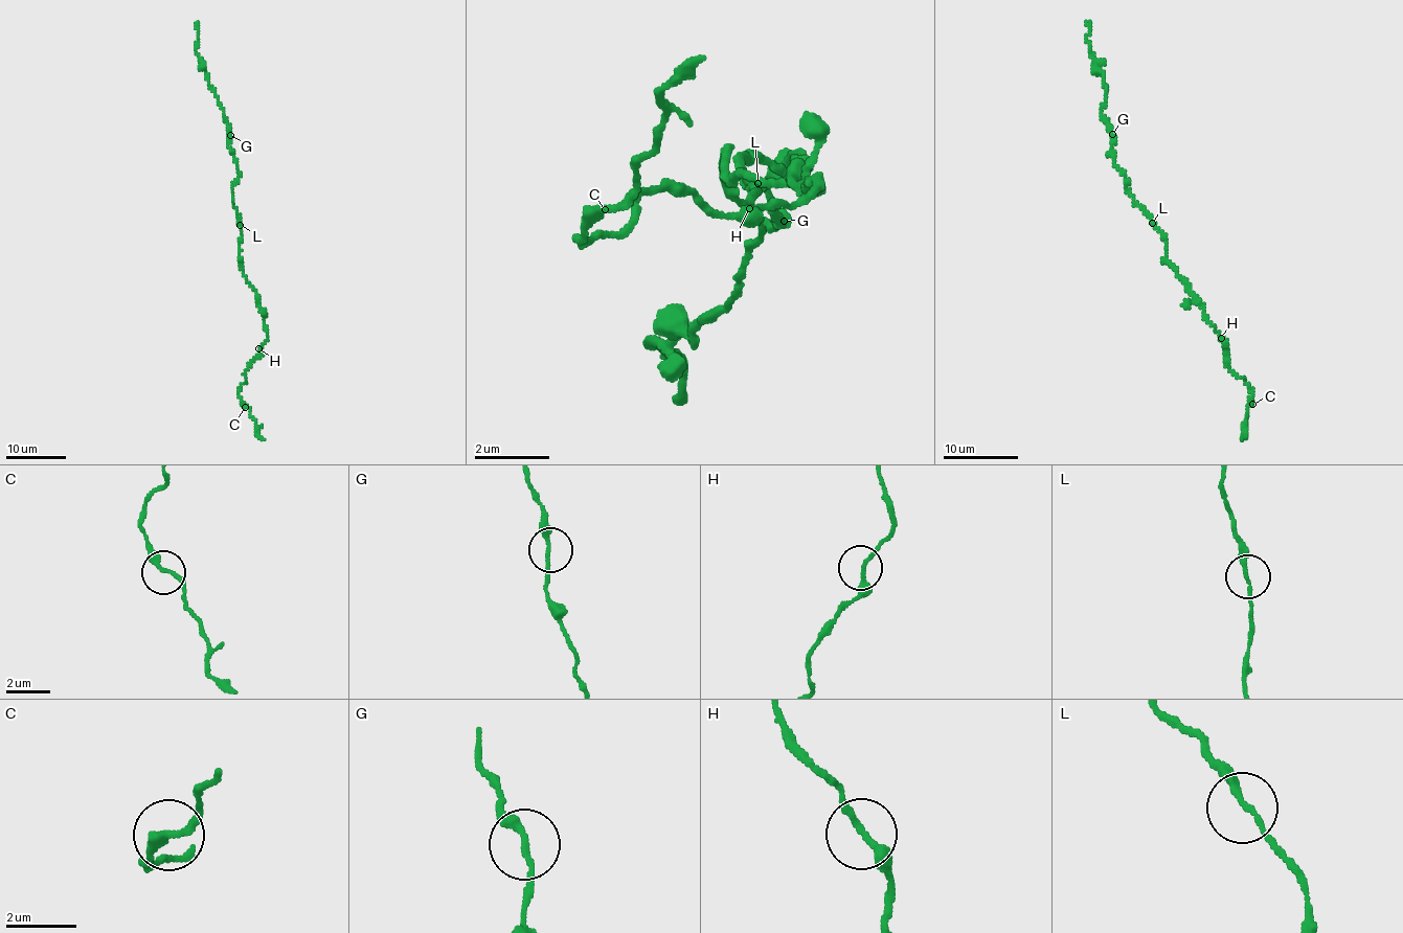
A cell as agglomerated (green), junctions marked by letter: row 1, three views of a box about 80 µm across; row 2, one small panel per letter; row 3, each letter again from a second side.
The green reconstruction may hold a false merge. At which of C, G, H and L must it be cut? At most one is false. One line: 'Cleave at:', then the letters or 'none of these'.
Cleave at: none of these

